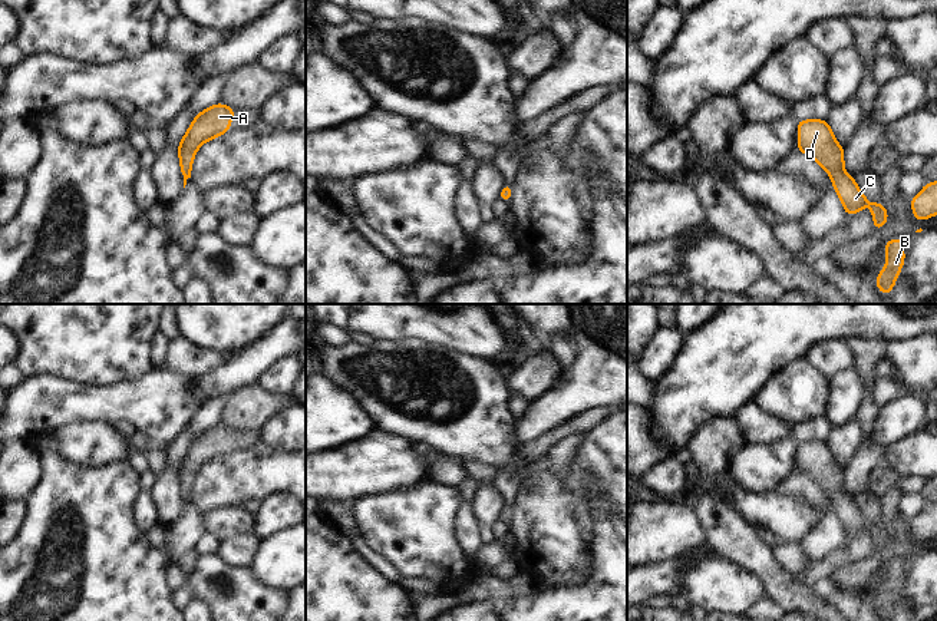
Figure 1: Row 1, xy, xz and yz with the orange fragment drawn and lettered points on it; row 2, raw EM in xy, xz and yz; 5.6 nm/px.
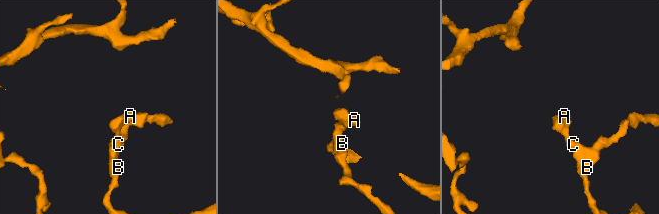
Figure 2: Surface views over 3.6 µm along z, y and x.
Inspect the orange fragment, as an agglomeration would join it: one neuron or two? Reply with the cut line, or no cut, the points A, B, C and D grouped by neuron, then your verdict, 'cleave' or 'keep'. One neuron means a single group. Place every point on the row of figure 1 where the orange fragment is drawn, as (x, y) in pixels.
no cut | A B C D | keep

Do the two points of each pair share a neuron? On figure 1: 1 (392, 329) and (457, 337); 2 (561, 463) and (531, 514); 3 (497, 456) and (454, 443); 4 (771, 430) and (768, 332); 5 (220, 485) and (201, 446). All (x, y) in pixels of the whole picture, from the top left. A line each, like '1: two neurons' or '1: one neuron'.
1: one neuron
2: two neurons
3: one neuron
4: two neurons
5: two neurons

